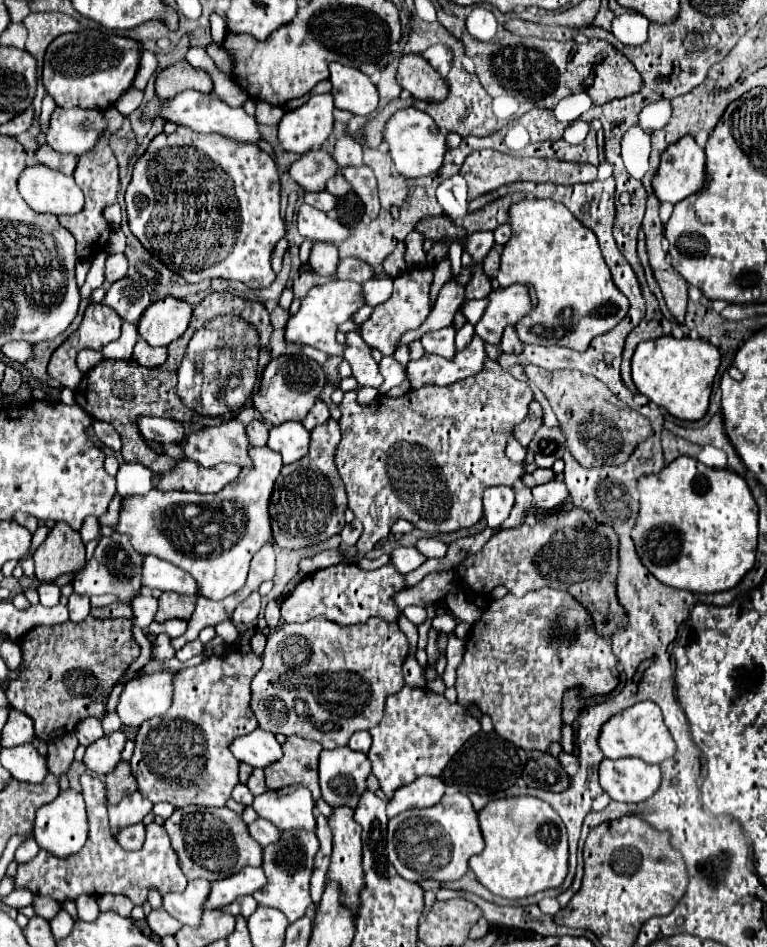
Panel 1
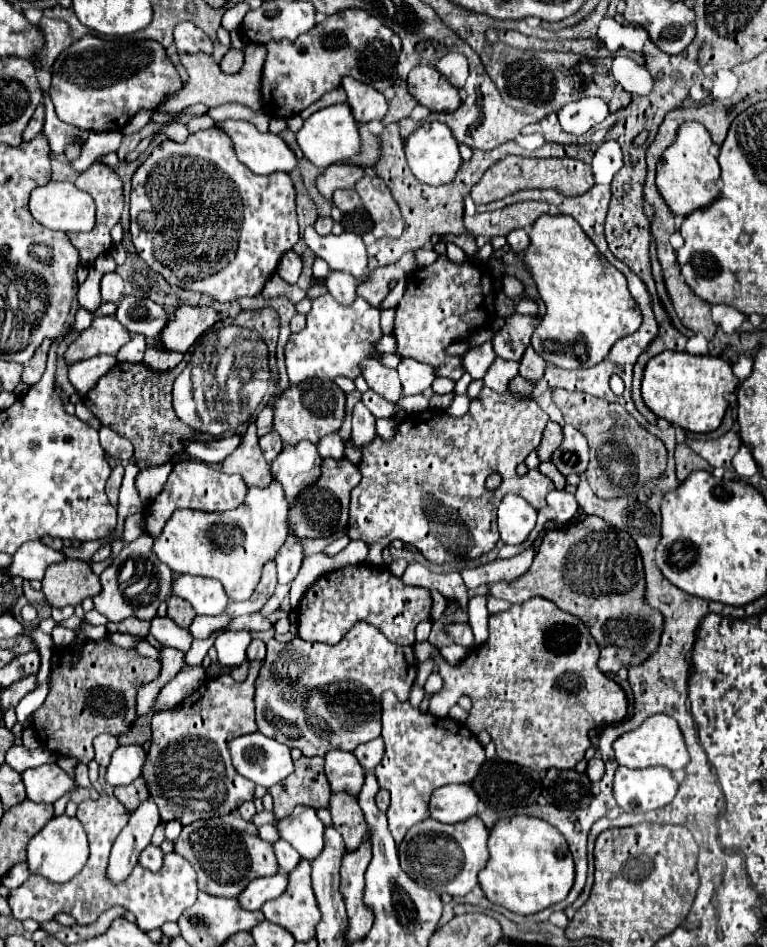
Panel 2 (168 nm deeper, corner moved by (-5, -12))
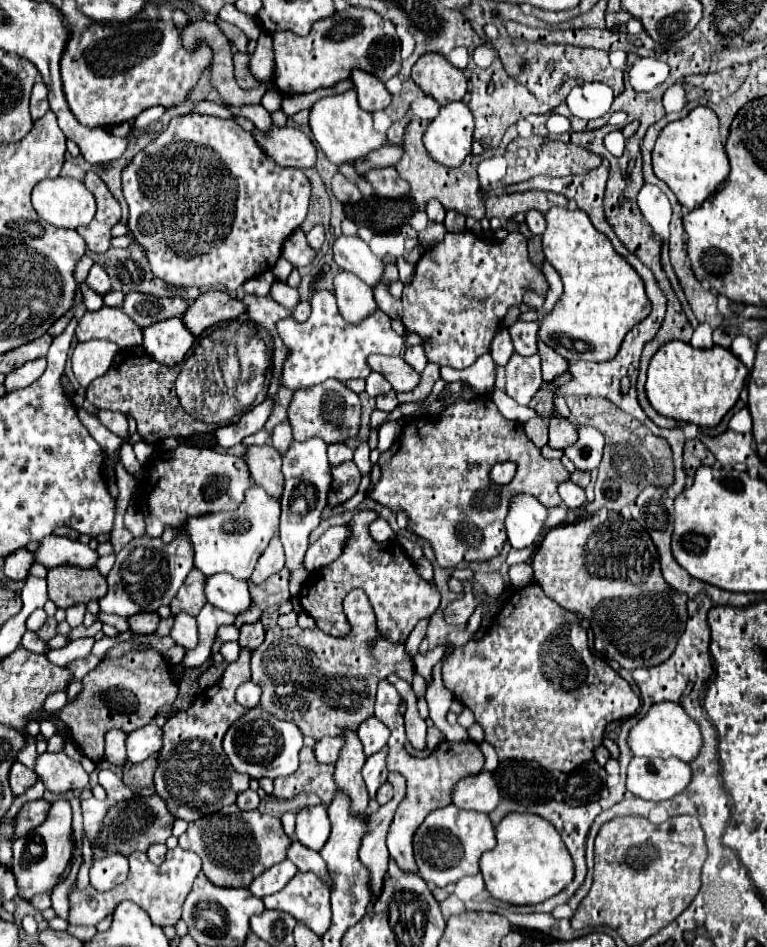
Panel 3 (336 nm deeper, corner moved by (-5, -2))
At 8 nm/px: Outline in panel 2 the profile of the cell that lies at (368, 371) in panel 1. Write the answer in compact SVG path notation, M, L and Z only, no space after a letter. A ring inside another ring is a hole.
M365 359L361 363L361 373L371 391L381 395L383 399L397 403L401 399L401 383L395 369L387 369L379 365L375 359Z

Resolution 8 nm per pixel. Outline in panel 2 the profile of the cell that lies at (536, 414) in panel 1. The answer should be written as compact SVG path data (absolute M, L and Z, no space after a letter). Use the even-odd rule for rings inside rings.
M549 421L549 423L547 423L547 427L545 427L545 431L543 431L541 443L539 443L539 447L537 447L539 461L549 461L551 453L559 447L561 439L563 439L563 431L561 431L561 427L559 427L557 423Z

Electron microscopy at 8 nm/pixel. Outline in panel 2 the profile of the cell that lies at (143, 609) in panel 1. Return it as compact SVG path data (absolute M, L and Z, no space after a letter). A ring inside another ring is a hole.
M155 617L151 619L149 633L165 647L173 647L179 651L189 651L191 649L191 635L187 629L175 625L169 617Z

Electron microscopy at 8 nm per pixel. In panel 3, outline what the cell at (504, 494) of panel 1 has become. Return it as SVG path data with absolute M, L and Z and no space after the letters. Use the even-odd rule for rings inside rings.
M517 495L511 501L509 515L505 519L507 537L511 547L525 549L537 541L537 535L543 529L543 523L547 519L547 509L529 495Z

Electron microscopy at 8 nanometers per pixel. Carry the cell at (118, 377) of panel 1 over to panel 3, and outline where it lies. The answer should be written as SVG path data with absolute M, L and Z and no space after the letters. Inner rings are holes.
M141 345L127 347L115 355L111 369L103 377L91 381L91 385L87 387L87 399L99 409L131 413L137 421L137 431L147 443L157 443L165 437L189 437L193 433L203 433L201 423L195 421L195 417L187 415L179 405L179 399L175 395L175 383L169 383L175 381L177 375L179 365L159 365Z

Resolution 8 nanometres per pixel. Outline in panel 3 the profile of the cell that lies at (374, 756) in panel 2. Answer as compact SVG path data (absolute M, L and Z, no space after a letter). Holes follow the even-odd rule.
M371 717L371 719L363 721L363 725L359 725L357 735L365 747L365 755L369 757L387 745L389 729L377 717Z

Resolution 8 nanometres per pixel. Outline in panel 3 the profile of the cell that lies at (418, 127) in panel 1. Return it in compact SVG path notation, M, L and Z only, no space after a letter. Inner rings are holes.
M463 101L441 107L439 115L427 127L423 143L437 163L445 167L459 167L471 153L473 143L471 109Z

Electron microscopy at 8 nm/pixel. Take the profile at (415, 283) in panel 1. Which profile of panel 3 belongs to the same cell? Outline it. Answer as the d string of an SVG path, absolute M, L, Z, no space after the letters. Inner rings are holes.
M467 229L459 233L447 233L441 243L421 255L413 281L407 283L403 289L403 323L409 331L429 339L429 343L425 345L429 361L453 369L465 369L473 365L483 353L491 353L491 341L497 335L507 309L519 307L523 303L525 291L535 291L539 295L547 295L549 291L545 275L529 261L525 235L515 231L509 233L503 241L485 241Z

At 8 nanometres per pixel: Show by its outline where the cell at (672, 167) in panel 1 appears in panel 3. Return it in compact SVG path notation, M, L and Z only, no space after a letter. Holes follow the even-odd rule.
M695 107L687 117L665 125L653 147L653 171L675 193L685 209L695 209L729 175L729 159L719 133L719 119L711 107Z

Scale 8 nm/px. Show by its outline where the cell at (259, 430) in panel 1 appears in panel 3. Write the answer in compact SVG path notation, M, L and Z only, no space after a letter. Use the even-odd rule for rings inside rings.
M285 421L285 423L279 423L275 429L273 429L273 435L271 435L271 443L273 447L279 451L279 453L285 453L289 449L289 445L293 443L293 433L291 433L291 425Z

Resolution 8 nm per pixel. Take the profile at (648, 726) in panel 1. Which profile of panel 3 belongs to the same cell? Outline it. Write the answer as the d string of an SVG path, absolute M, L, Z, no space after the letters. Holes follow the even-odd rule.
M661 701L655 703L647 715L631 729L629 733L629 745L633 755L641 755L641 757L679 757L681 761L693 761L699 755L701 749L701 731L695 719L691 719L679 703L673 701Z

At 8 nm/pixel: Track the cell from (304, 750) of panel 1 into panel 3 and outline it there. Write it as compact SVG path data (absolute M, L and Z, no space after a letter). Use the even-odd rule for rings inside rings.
M303 747L301 753L301 765L293 775L275 779L275 795L293 799L299 793L315 793L323 805L329 805L329 801L337 793L335 785L335 765L323 765L315 761L313 749Z

